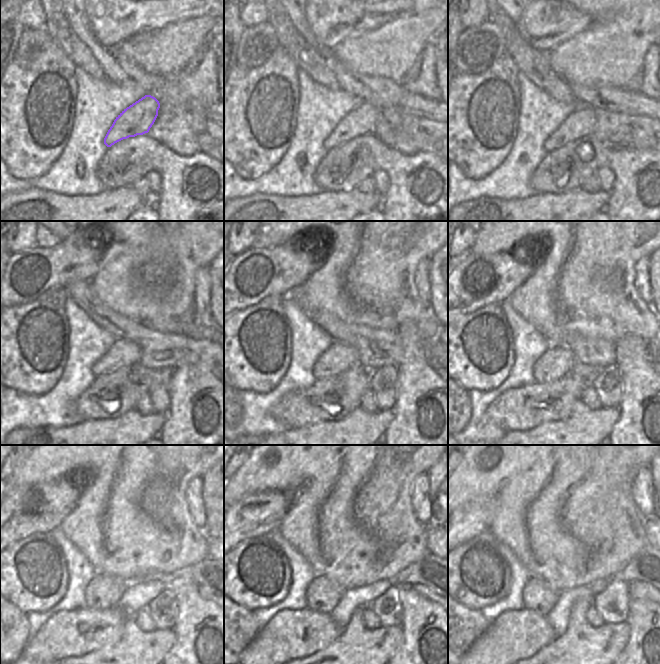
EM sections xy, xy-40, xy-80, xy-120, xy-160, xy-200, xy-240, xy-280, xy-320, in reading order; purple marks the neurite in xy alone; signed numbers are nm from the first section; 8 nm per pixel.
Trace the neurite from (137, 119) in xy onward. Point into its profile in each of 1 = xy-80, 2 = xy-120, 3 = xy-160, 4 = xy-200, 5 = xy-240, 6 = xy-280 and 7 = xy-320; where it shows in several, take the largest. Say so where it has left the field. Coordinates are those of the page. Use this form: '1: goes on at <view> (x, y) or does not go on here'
1: goes on at xy-80 (580, 123)
2: goes on at xy-120 (124, 352)
3: goes on at xy-160 (339, 357)
4: goes on at xy-200 (556, 362)
5: goes on at xy-240 (104, 591)
6: goes on at xy-280 (323, 594)
7: goes on at xy-320 (538, 596)

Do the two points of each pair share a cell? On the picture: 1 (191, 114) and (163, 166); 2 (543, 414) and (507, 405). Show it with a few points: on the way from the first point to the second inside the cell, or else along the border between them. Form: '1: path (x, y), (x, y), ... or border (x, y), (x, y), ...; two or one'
1: border (152, 137), (179, 154), (195, 153); two
2: path (534, 411), (530, 409), (516, 409); one

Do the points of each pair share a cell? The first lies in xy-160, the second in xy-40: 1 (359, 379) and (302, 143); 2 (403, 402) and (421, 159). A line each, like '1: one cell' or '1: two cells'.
1: two cells
2: one cell

